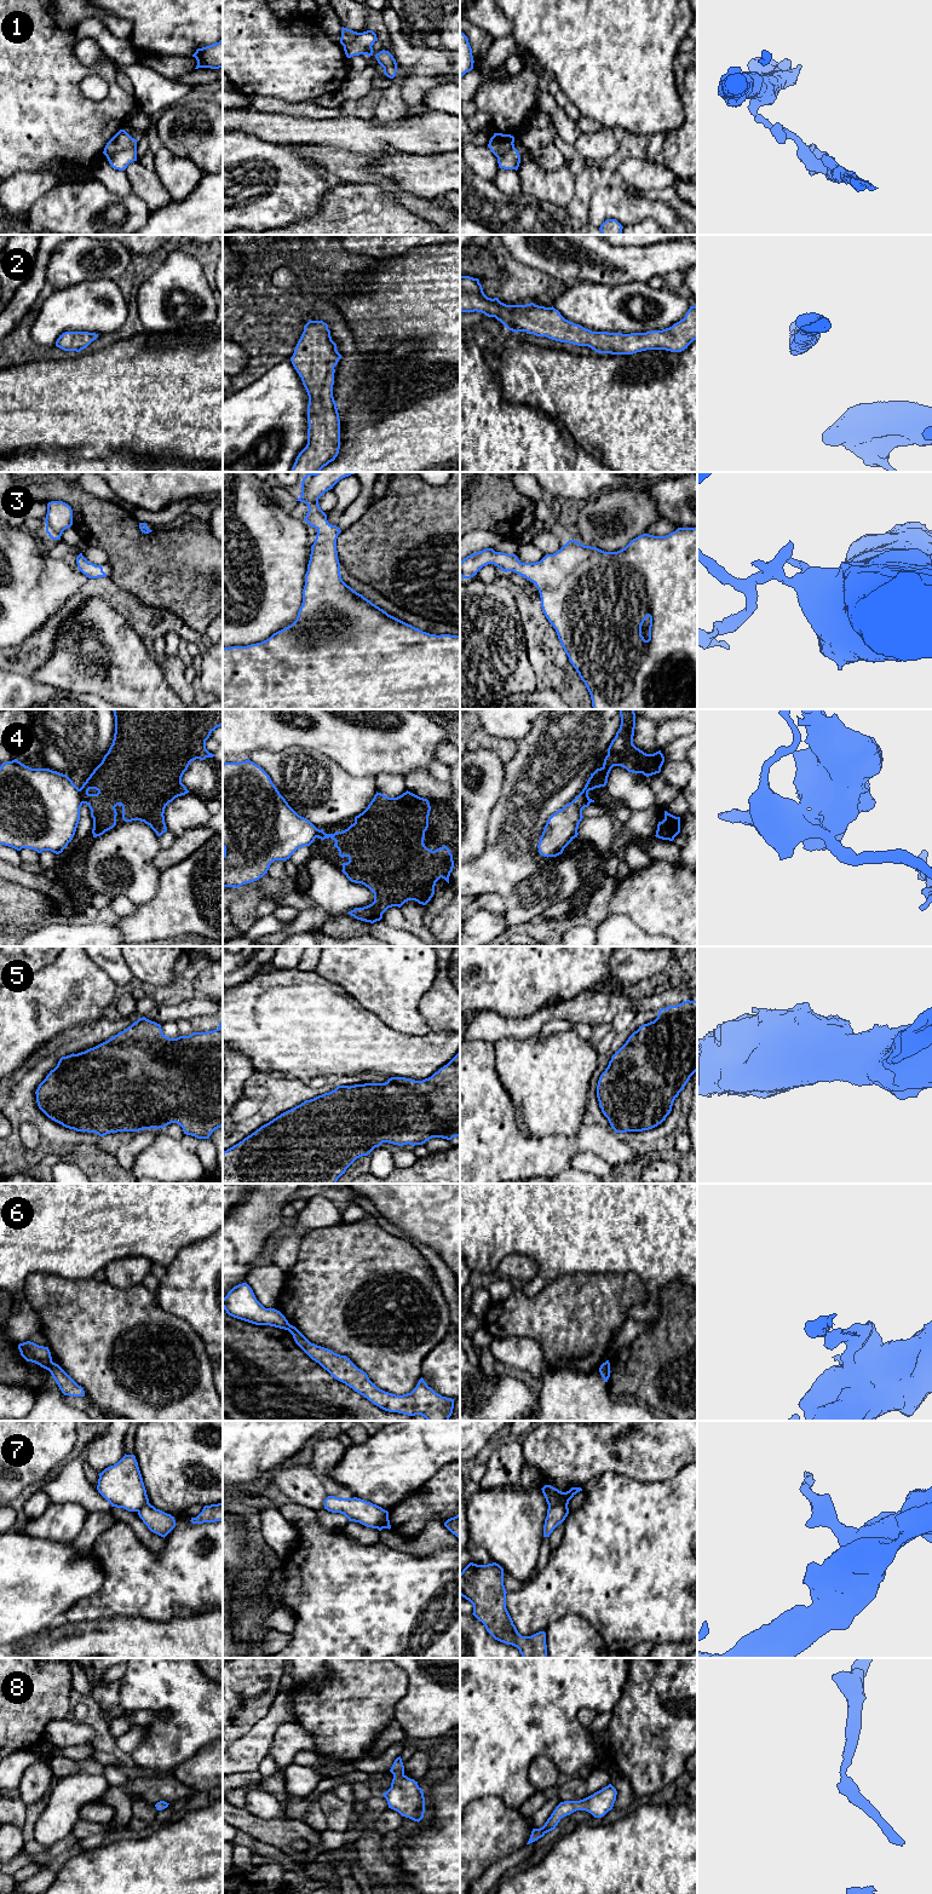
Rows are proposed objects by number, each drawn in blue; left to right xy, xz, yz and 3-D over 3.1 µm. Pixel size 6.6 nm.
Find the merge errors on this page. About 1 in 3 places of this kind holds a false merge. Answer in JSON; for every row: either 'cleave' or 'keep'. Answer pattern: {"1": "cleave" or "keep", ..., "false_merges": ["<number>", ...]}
{"1": "cleave", "2": "keep", "3": "keep", "4": "cleave", "5": "keep", "6": "cleave", "7": "cleave", "8": "keep", "false_merges": ["1", "4", "6", "7"]}

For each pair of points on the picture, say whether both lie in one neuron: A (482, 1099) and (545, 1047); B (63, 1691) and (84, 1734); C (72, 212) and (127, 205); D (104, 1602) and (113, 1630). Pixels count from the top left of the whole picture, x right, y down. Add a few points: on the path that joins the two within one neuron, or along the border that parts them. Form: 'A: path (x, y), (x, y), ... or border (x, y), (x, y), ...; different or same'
A: border (494, 1055), (499, 1080), (515, 1109); different
B: border (65, 1717), (53, 1720), (45, 1728), (42, 1736); different
C: path (85, 212), (95, 212), (107, 205), (114, 205); same
D: border (138, 1617), (113, 1616), (81, 1622); different

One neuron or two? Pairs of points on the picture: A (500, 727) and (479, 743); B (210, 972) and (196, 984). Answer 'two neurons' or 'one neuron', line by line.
A: two neurons
B: one neuron

